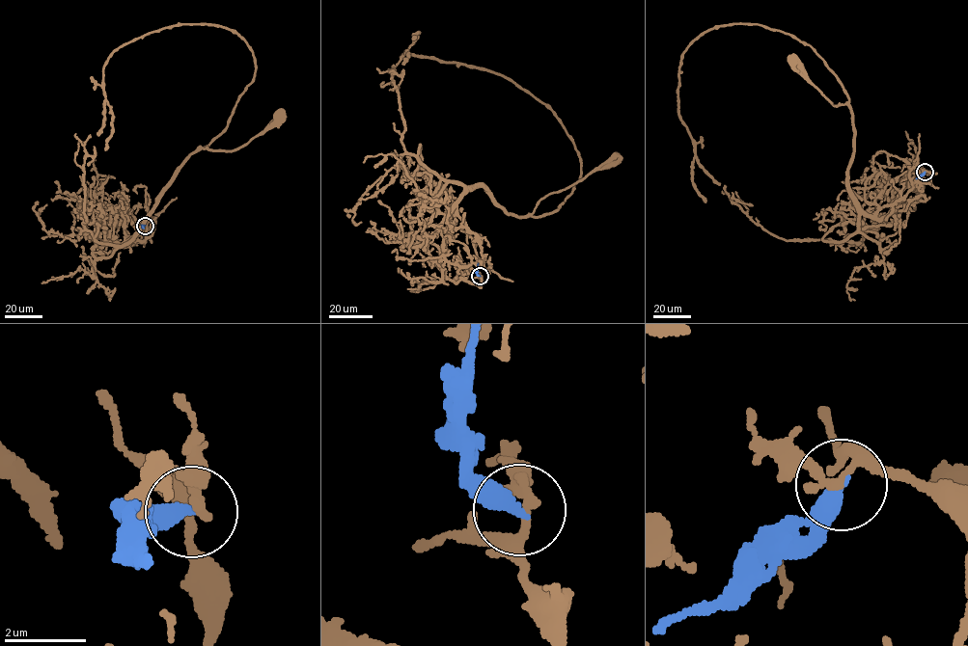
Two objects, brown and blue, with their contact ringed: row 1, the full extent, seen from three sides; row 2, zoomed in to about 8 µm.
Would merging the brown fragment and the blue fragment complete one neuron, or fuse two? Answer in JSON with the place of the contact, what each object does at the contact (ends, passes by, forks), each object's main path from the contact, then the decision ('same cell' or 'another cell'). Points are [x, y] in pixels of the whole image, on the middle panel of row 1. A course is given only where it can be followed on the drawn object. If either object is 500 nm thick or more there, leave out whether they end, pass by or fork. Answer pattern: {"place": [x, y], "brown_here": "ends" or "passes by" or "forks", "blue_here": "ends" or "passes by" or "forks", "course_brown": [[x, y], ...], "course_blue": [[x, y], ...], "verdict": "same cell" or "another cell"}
{"place": [480, 276], "brown_here": "forks", "blue_here": "ends", "course_brown": [[480, 276], [480, 286], [449, 280], [428, 250], [460, 195], [483, 186], [504, 212], [527, 215], [614, 157]], "course_blue": [[480, 276], [477, 271], [478, 263]], "verdict": "another cell"}

